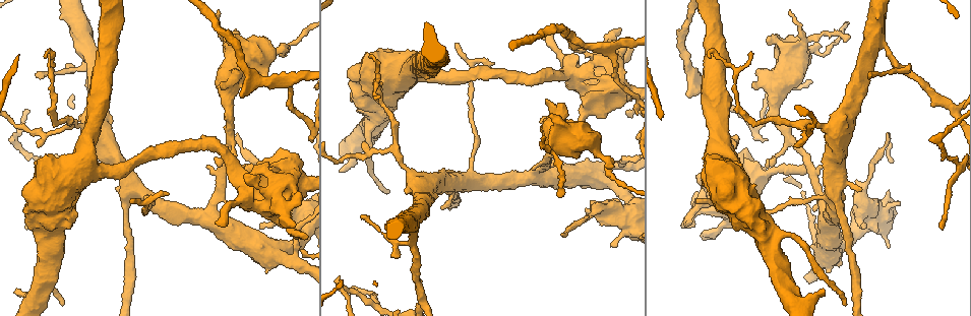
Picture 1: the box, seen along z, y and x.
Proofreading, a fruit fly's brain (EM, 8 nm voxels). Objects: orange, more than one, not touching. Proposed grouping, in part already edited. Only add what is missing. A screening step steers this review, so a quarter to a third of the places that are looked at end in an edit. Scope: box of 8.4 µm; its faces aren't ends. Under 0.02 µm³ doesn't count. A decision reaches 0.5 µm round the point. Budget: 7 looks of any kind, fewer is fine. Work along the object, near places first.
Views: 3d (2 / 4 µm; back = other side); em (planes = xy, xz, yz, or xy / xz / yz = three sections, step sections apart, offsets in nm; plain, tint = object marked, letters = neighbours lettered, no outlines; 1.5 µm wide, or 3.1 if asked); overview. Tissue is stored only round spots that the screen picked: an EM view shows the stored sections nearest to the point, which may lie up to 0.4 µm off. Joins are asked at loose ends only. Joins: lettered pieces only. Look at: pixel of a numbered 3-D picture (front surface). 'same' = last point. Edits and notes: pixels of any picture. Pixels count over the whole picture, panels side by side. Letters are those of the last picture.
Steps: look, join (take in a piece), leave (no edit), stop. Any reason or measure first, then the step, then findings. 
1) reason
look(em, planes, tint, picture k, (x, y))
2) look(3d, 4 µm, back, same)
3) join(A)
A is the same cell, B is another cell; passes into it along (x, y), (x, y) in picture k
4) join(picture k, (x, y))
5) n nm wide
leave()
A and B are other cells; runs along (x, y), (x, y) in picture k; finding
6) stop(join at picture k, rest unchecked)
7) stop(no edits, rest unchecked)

look(em, 3.1 µm, planes, letters, picture 1, (815, 209))

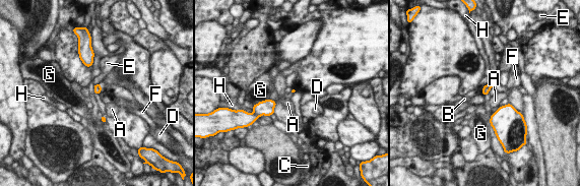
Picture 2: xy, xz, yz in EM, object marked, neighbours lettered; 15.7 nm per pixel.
leave()
A, B, C, D, E, F, G and H are other cells; border along (493, 85), (488, 92) in picture 2; none of them fits

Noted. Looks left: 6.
an open end
look(3d, 2 µm, picture 1, (559, 197))

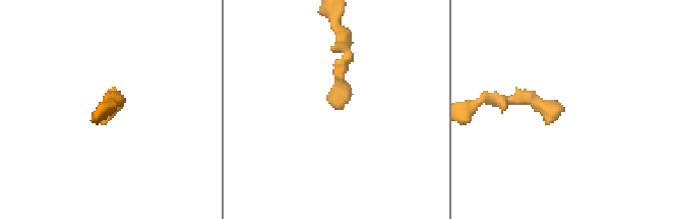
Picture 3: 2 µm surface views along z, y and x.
need the tissue
look(em, xy, step 8, tint, picture 3, (333, 104))

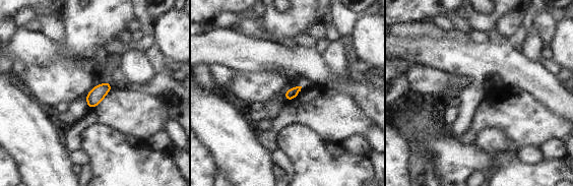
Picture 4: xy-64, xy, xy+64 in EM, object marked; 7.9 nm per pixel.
look(em, planes, letters, same)

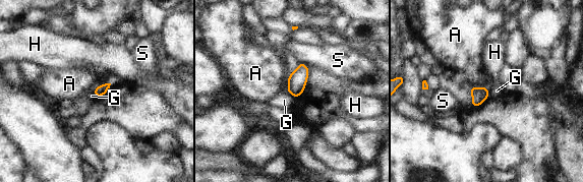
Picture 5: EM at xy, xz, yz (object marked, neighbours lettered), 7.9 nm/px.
leave()
A, G, H and S are other cells; border along (489, 89), (487, 97) in picture 5; no lettered piece goes on from it

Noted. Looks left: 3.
long arm stops here
look(em, planes, letters, picture 1, (13, 292))

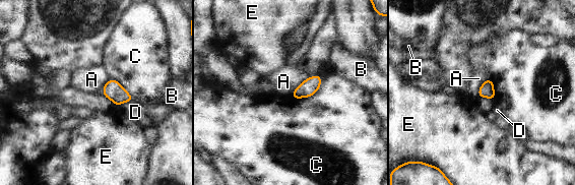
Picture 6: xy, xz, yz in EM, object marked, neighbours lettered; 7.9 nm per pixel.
leave()
A, B, C, D and E are other cells; border along (308, 77), (294, 90), (292, 98) in picture 6; no lettered piece goes on from it

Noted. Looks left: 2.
stop(no edits, rest unchecked)

